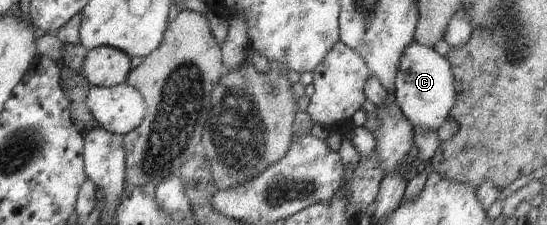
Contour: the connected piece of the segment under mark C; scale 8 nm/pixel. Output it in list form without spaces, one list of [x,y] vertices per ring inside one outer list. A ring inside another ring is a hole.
[[[413,42],[399,60],[394,100],[413,127],[437,132],[450,119],[450,109],[456,103],[452,67],[434,49]]]

